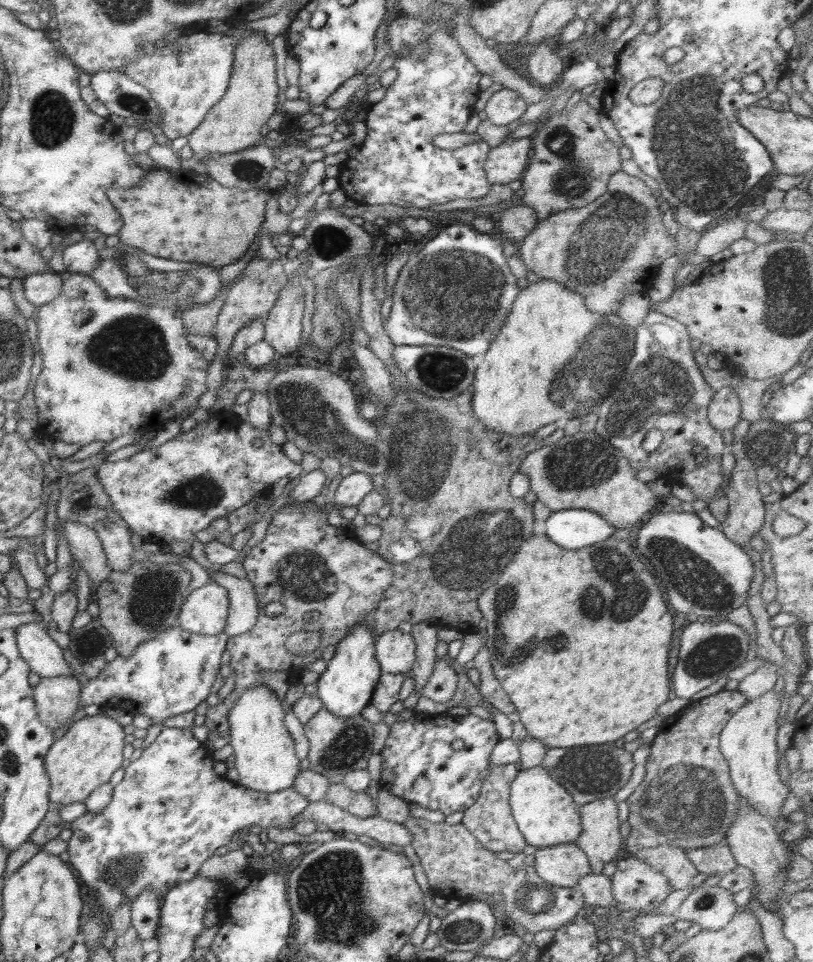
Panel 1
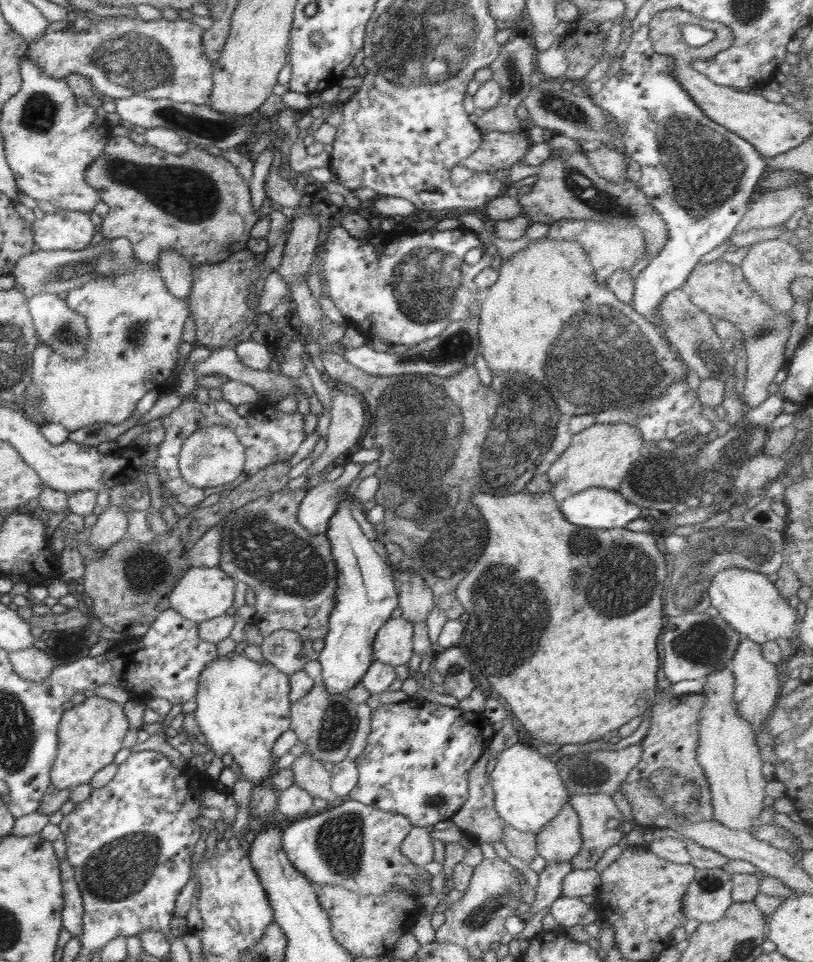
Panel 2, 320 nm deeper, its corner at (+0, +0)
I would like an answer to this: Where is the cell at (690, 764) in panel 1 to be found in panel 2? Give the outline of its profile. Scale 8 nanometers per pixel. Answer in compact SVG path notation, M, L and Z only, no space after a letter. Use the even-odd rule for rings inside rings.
M702 693L673 694L672 698L662 696L646 714L650 717L650 726L640 743L643 748L640 763L620 788L633 808L634 820L642 829L679 831L680 826L714 820L710 785L696 761L697 722L704 703Z

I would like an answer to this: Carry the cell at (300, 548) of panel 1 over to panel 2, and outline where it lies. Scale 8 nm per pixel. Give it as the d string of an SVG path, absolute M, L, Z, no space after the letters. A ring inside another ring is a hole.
M284 487L268 496L233 510L222 529L220 562L222 569L242 581L256 594L257 613L251 618L262 636L278 629L292 629L302 640L323 639L335 605L336 563L326 533L310 534L296 518L298 505L308 489Z

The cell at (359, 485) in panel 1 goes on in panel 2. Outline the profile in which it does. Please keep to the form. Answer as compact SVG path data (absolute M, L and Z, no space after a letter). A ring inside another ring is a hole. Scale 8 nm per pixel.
M349 462L342 475L334 481L323 481L307 491L297 508L297 521L310 533L327 531L328 521L337 509L339 498L357 478L364 464Z

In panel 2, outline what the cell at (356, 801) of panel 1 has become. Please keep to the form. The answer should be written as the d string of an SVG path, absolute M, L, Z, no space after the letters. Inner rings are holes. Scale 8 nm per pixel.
M308 752L296 758L291 770L295 786L308 792L312 798L326 800L329 804L342 800L332 793L331 772L328 772L320 761L314 760L314 757L310 756Z

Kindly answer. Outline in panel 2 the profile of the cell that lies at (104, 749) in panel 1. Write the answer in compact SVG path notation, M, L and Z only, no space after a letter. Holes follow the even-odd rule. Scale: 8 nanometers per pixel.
M86 697L81 704L62 713L57 731L57 754L50 770L51 785L57 790L72 790L89 784L98 770L114 763L114 757L123 748L128 719L122 704L103 697Z

